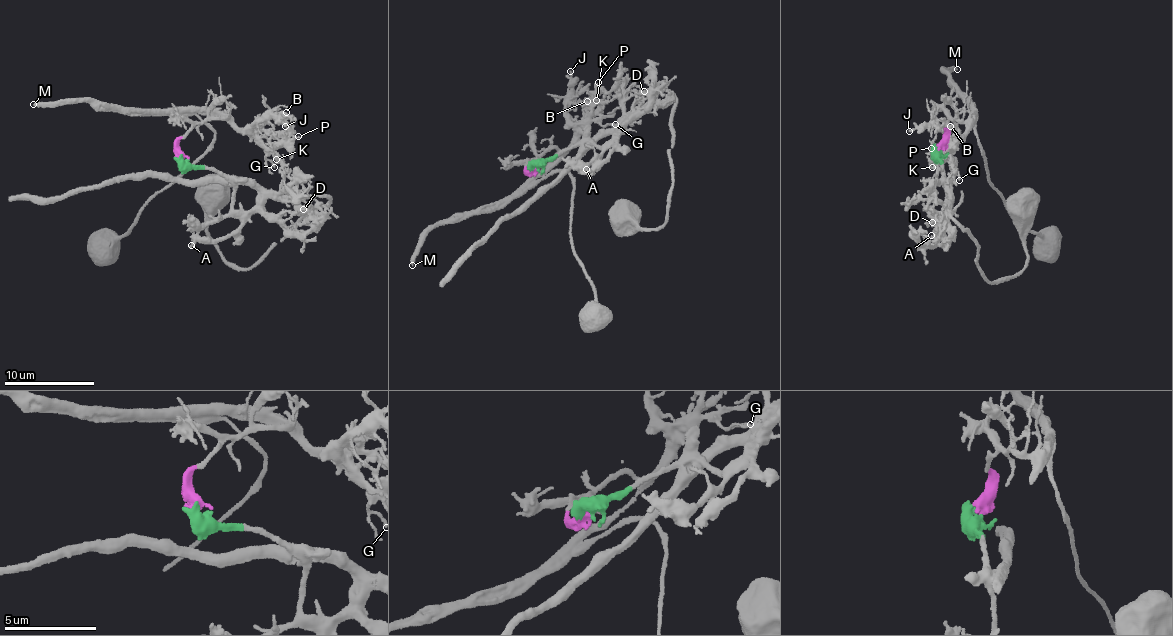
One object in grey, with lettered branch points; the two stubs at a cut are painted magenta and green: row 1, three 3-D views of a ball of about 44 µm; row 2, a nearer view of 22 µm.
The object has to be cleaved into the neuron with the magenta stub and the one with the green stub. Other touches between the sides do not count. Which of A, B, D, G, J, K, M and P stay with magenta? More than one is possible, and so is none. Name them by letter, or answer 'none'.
B, G, J, K, M, P

